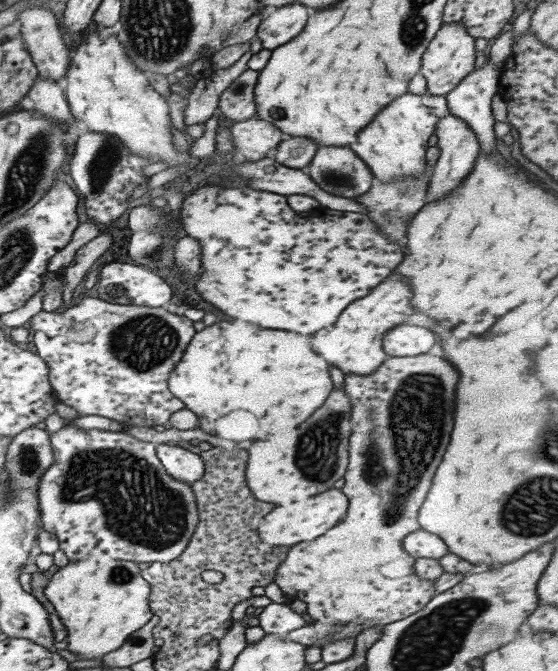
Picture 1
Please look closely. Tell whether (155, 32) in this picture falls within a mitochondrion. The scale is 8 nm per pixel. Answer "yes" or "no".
yes

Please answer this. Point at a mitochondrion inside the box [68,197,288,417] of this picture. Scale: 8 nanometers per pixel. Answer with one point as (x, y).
(144, 343)

